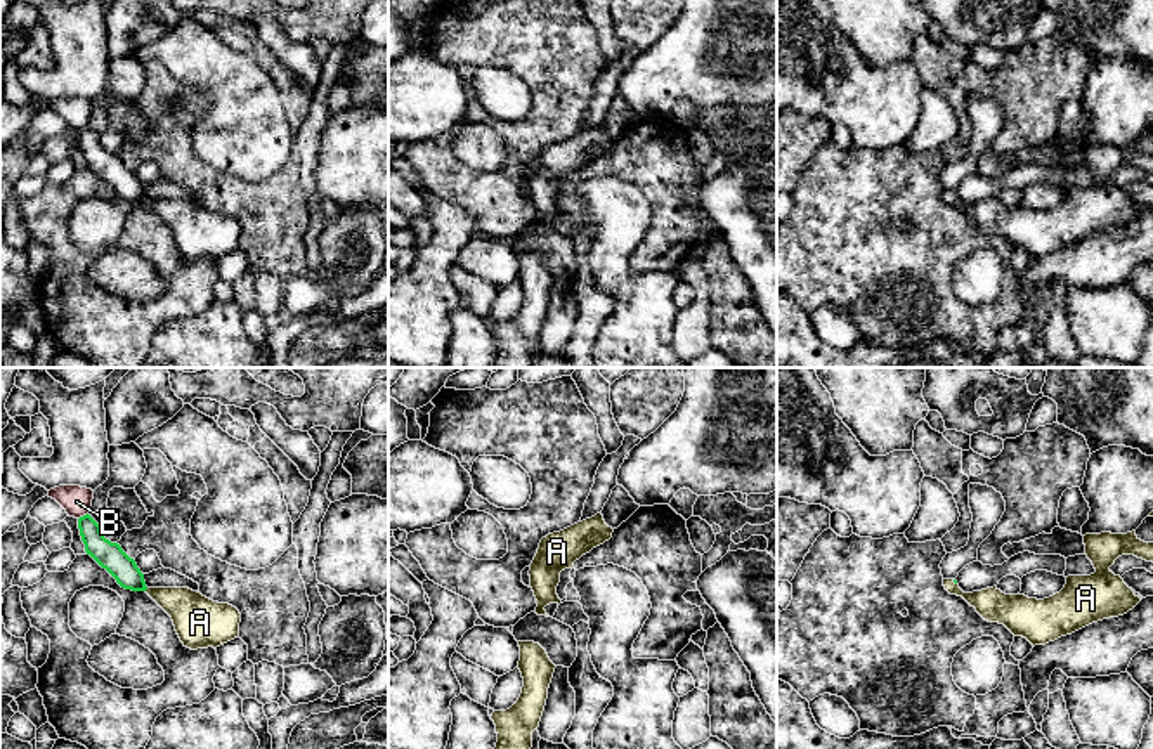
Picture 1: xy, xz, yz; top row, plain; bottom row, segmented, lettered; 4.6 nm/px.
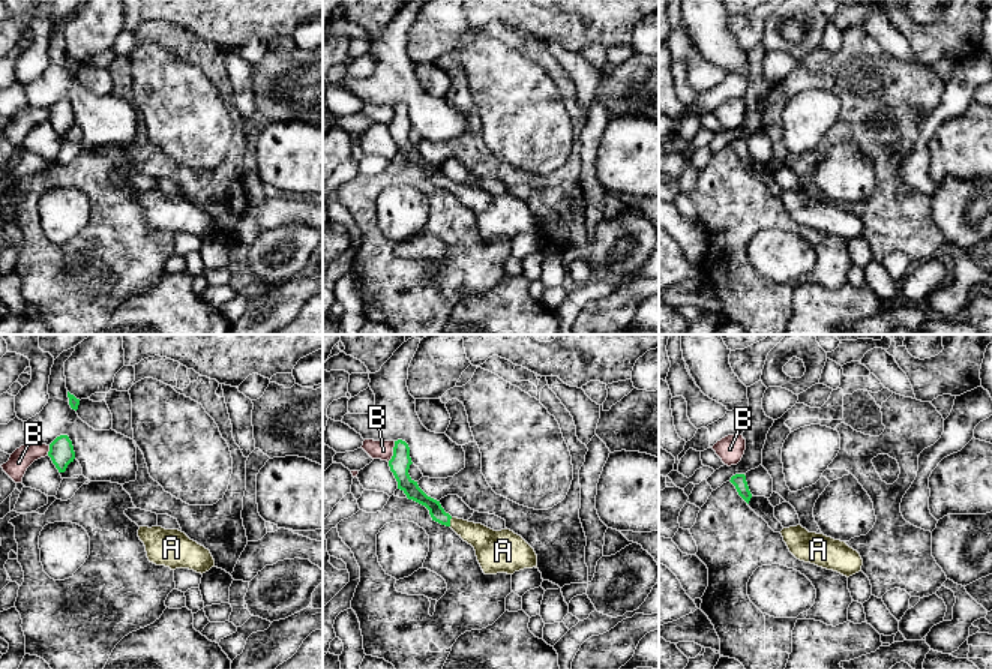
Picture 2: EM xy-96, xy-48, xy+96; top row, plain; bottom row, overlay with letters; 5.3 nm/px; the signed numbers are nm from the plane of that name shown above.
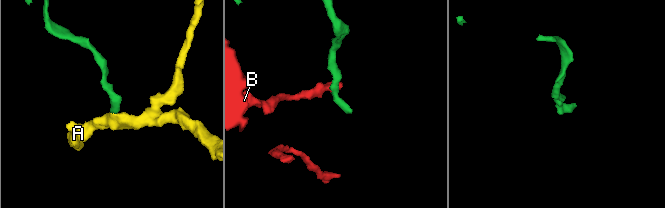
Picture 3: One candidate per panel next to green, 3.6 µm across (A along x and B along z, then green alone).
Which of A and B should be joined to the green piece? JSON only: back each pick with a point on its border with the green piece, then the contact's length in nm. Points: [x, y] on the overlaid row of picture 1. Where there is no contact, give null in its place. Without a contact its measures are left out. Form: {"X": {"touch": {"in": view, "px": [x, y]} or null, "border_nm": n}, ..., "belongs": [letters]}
{"A": {"touch": {"in": "yz", "px": [954, 581]}, "border_nm": 40}, "belongs": ["A"]}

